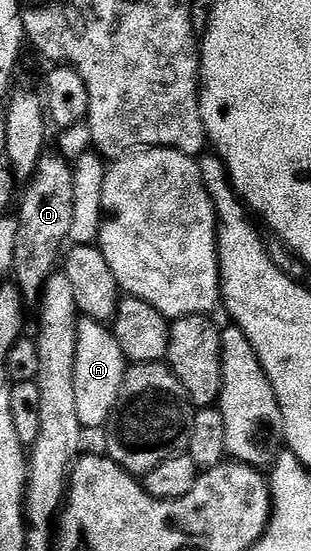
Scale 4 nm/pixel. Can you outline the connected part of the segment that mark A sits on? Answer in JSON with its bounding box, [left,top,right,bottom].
[76,318,128,428]

